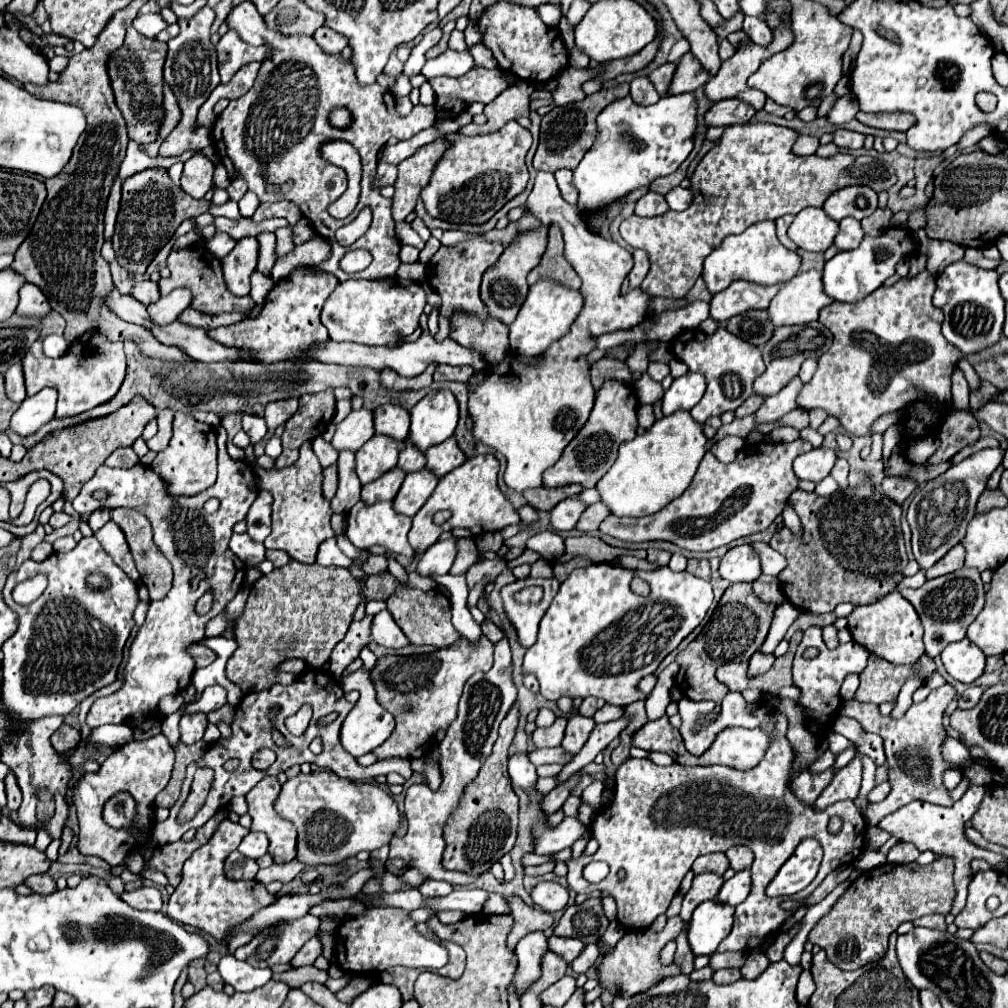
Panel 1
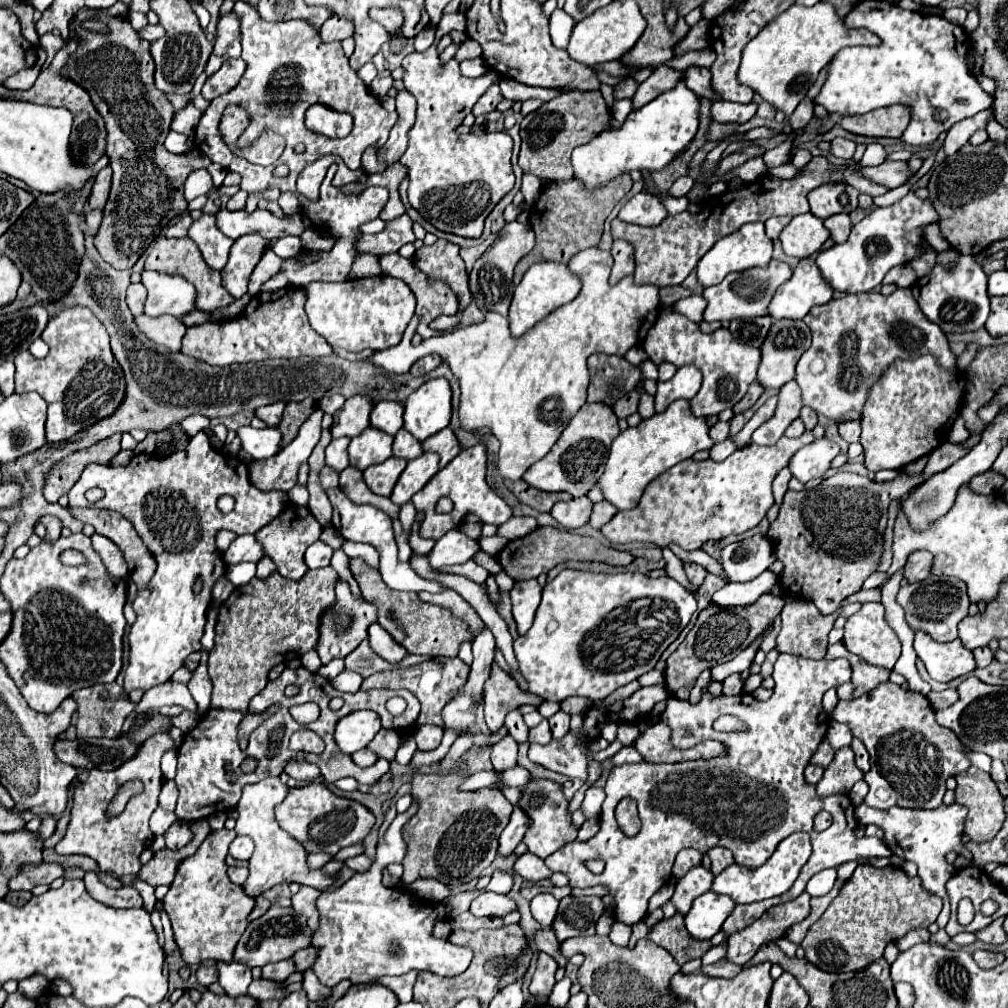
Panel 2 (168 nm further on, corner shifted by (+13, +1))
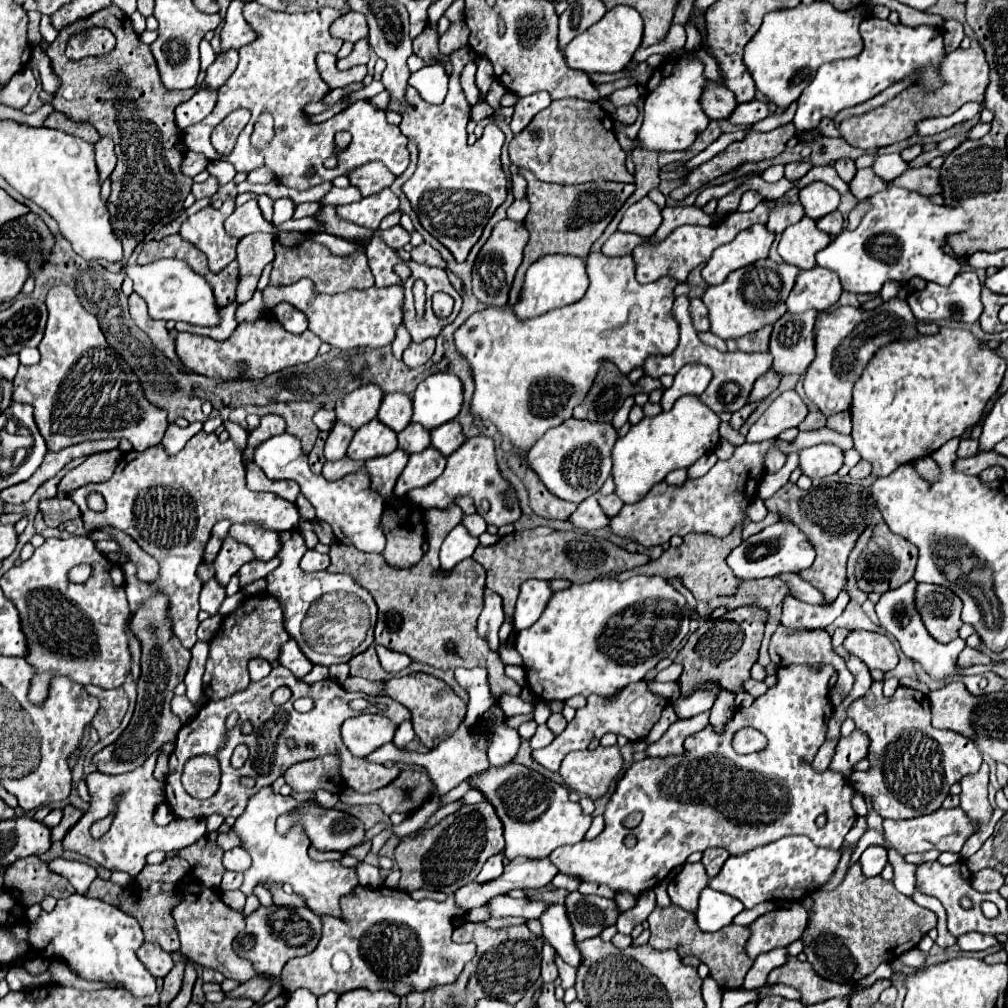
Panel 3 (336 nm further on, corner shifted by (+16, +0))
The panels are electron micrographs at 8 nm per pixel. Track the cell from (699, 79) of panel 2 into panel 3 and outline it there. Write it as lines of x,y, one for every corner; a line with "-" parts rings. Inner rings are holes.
708,82
702,96
702,108
712,120
726,120
726,116
732,114
732,108
736,106
736,98
728,88

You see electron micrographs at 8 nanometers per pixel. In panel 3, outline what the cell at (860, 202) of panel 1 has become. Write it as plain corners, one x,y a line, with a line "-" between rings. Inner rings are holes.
812,182
800,190
800,204
804,206
804,212
808,218
818,220
820,216
826,216
838,208
840,194
824,184
824,182

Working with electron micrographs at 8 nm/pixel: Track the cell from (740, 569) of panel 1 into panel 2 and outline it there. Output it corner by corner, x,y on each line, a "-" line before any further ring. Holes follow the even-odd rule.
765,535
747,537
721,549
721,567
727,581
751,581
773,561
773,543

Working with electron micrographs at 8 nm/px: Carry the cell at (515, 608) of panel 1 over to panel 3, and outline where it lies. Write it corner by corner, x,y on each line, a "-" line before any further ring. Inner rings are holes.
546,580
524,582
520,588
518,602
516,602
516,612
514,612
516,630
530,628
540,618
540,614
544,612
550,596
554,596
550,582
546,582

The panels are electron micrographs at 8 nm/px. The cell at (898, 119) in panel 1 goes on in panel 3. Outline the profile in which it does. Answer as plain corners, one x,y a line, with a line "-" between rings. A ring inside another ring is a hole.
976,42
968,50
958,48
952,54
948,54
940,64
940,78
944,80
942,88
930,92
920,84
912,84
906,90
902,90
896,98
888,100
888,104
878,106
862,116
852,116
842,120
838,130
848,144
858,146
862,150
872,150
902,142
916,132
916,124
924,118
954,114
966,102
984,102
984,90
989,84
989,73
990,68
984,50

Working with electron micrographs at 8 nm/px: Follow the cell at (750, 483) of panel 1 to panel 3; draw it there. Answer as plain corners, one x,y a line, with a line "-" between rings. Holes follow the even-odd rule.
820,428
812,432
800,432
798,438
792,444
786,444
782,440
764,440
764,442
744,442
742,446
734,448
734,454
728,460
718,460
708,474
696,478
696,480
686,480
684,486
668,486
666,482
656,484
648,496
644,496
640,502
624,506
618,516
610,520
610,528
618,536
626,536
636,540
642,546
656,546
656,544
666,544
674,534
686,536
690,532
708,532
714,536
726,536
734,526
740,526
746,522
744,510
746,506
754,500
758,482
764,476
764,454
766,450
776,444
784,454
790,454
800,448
816,446
816,444
836,444
842,450
850,450
854,446
852,436
842,436
836,430
830,428

